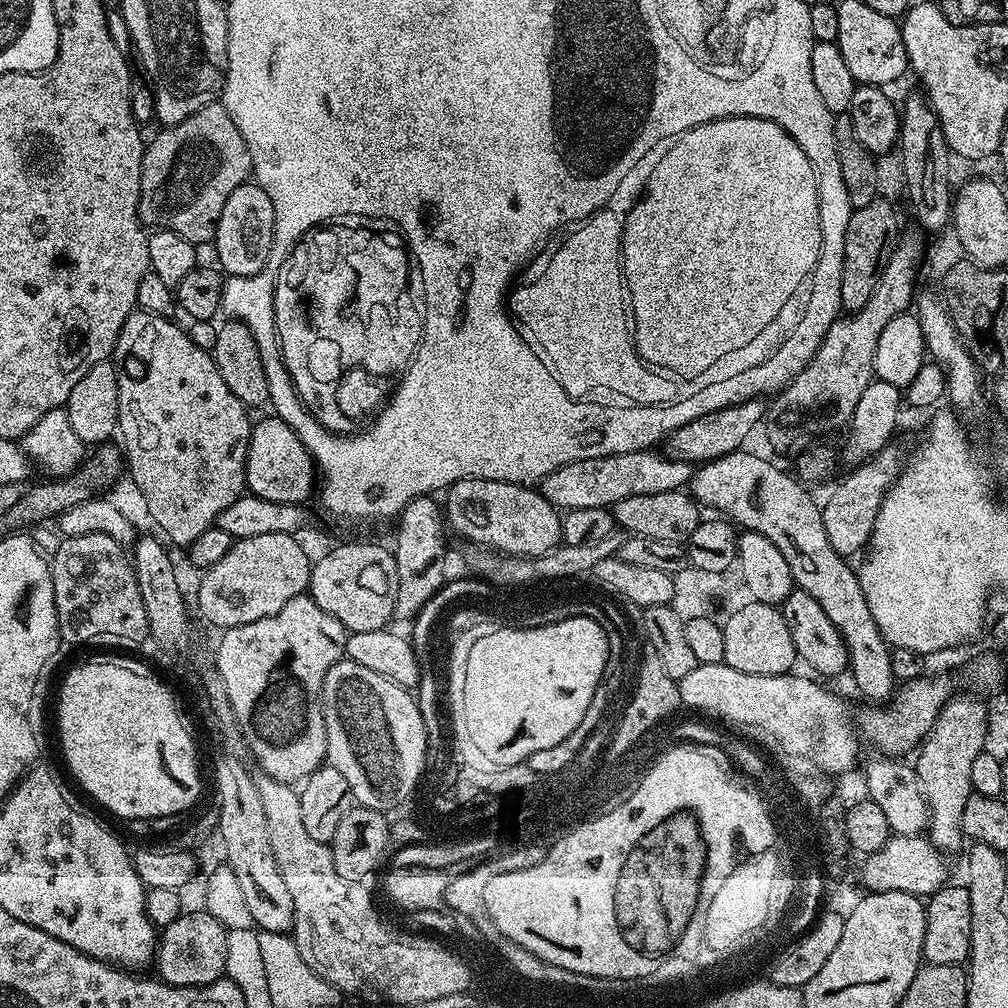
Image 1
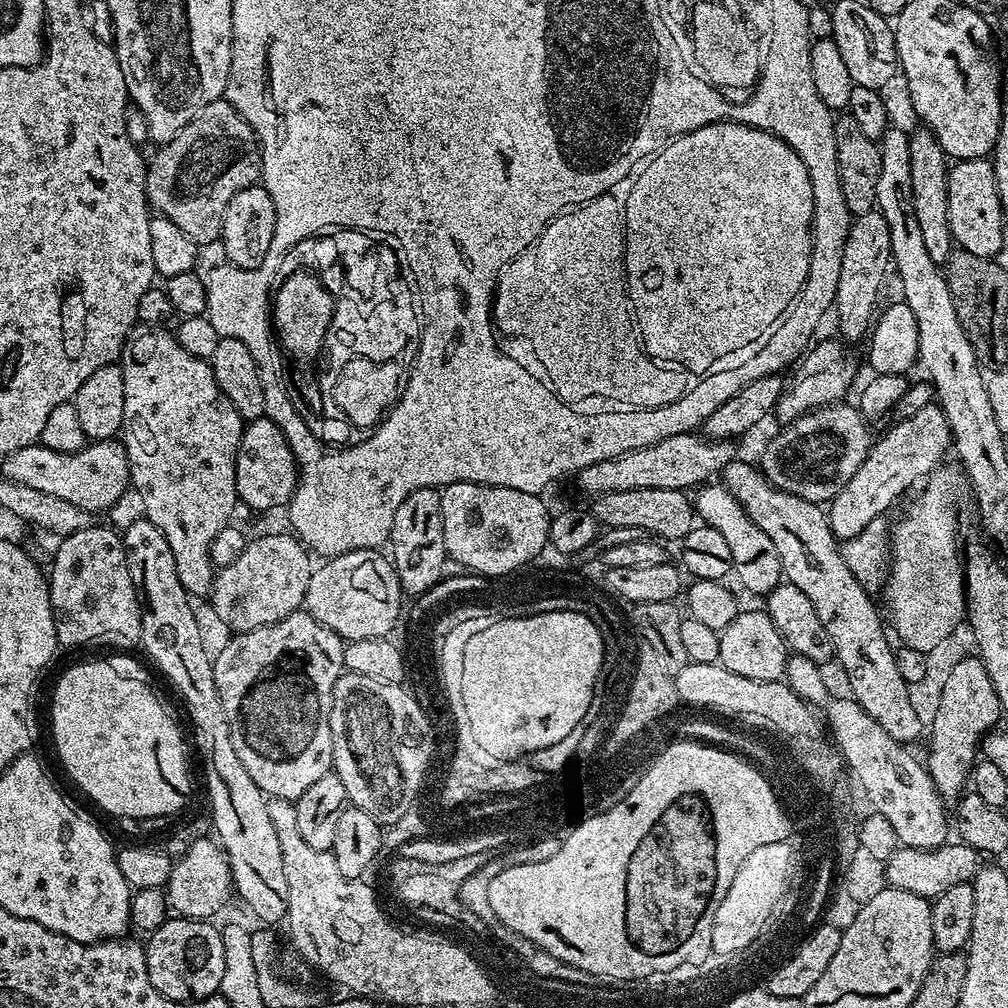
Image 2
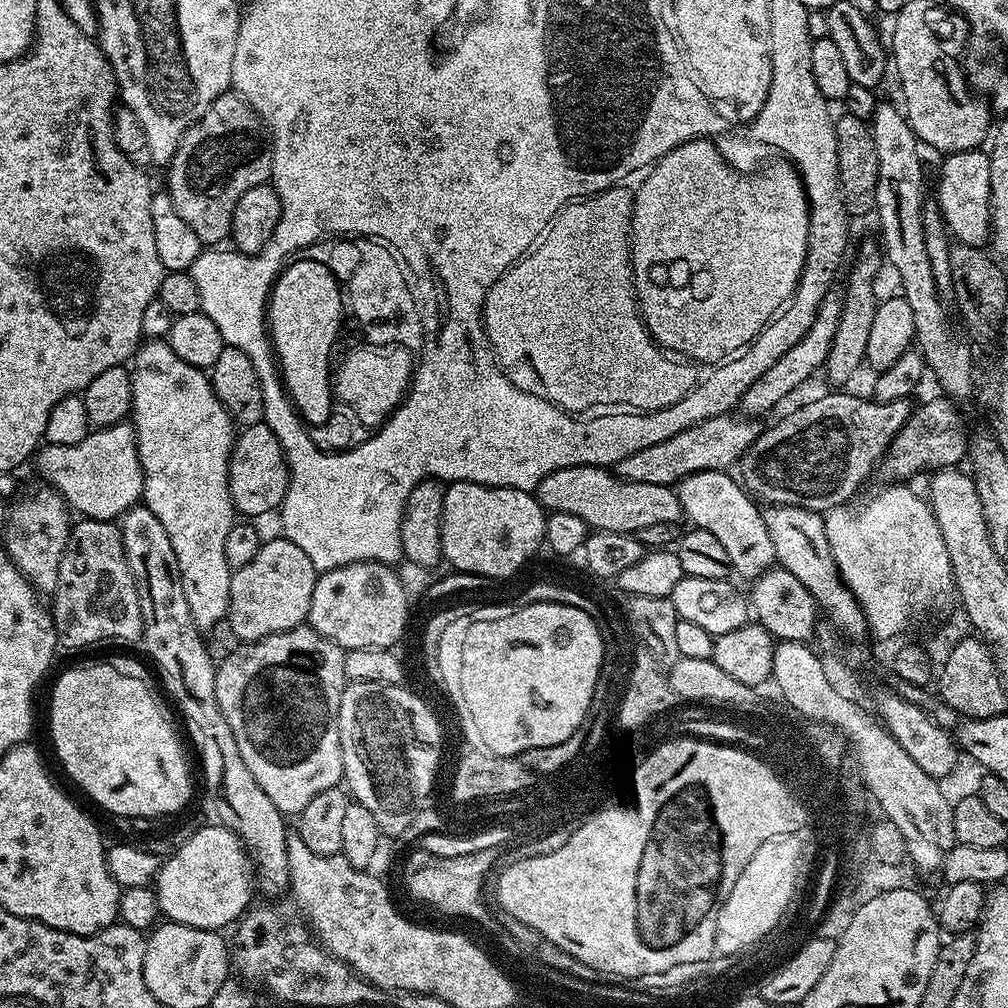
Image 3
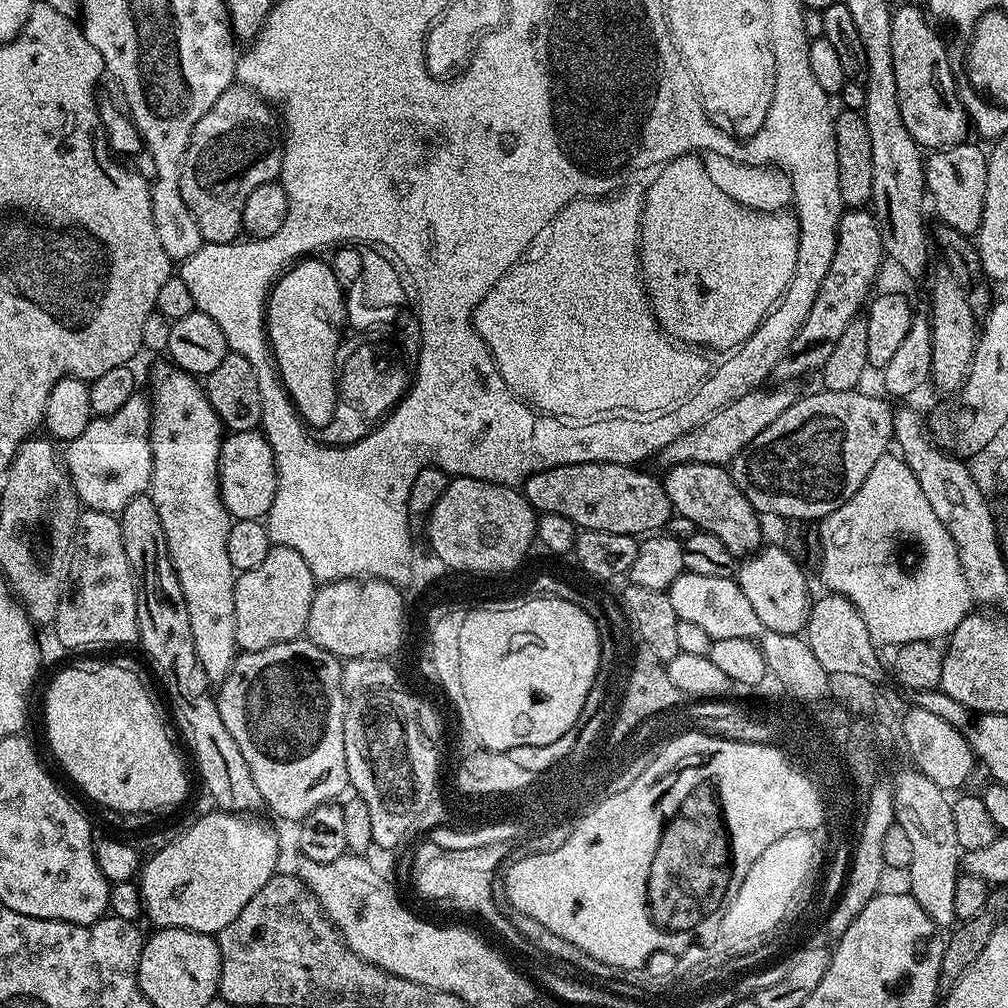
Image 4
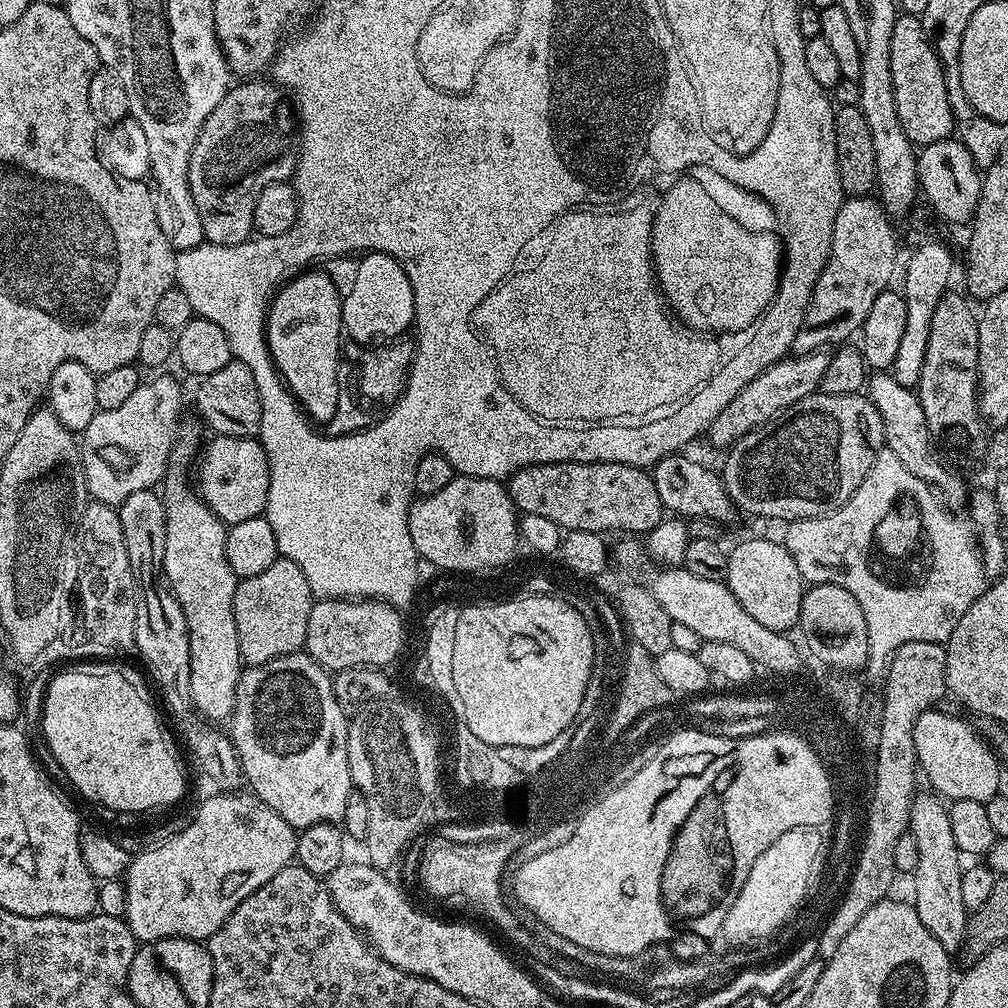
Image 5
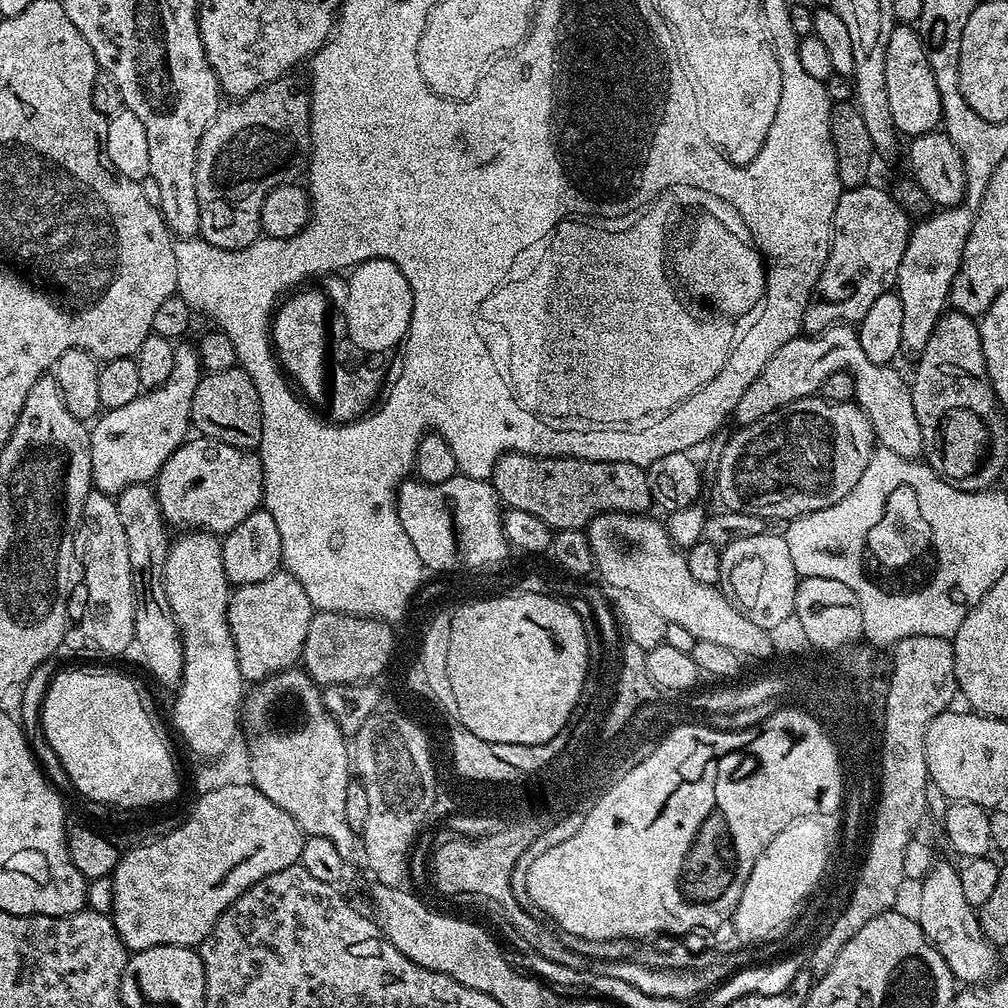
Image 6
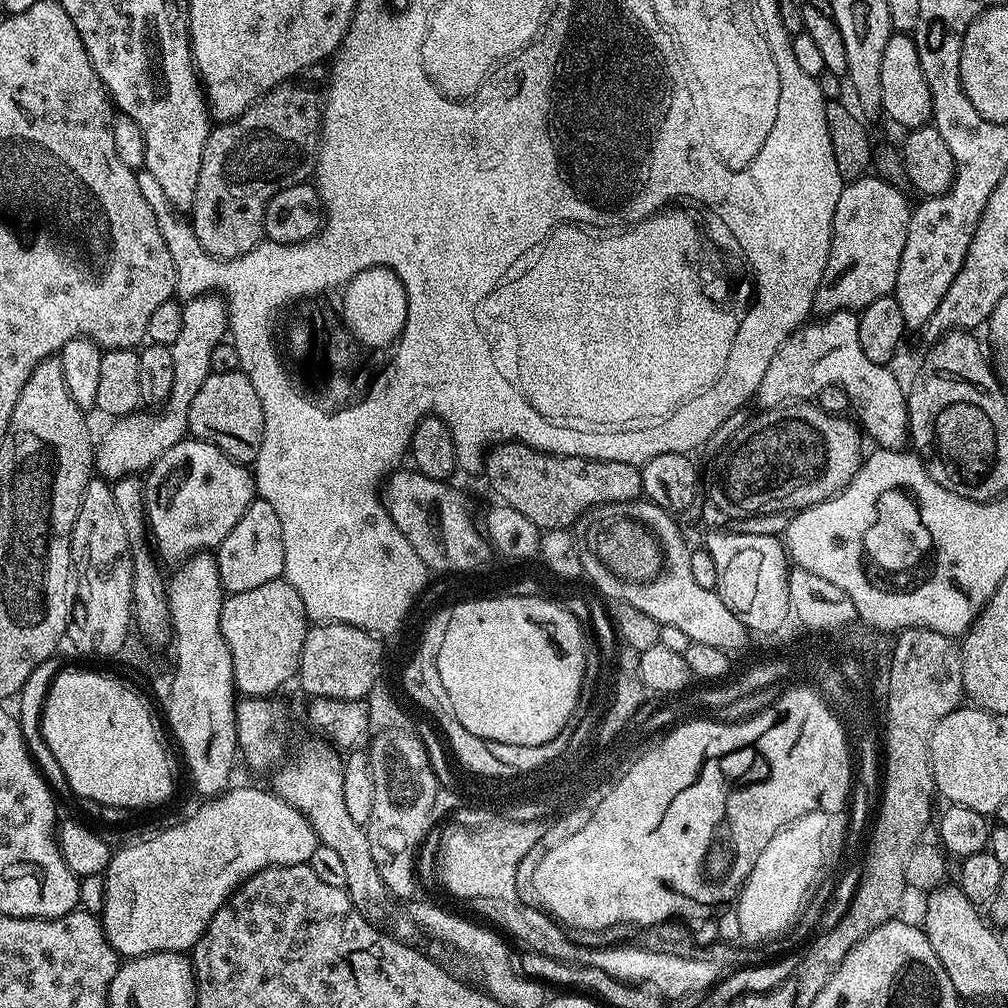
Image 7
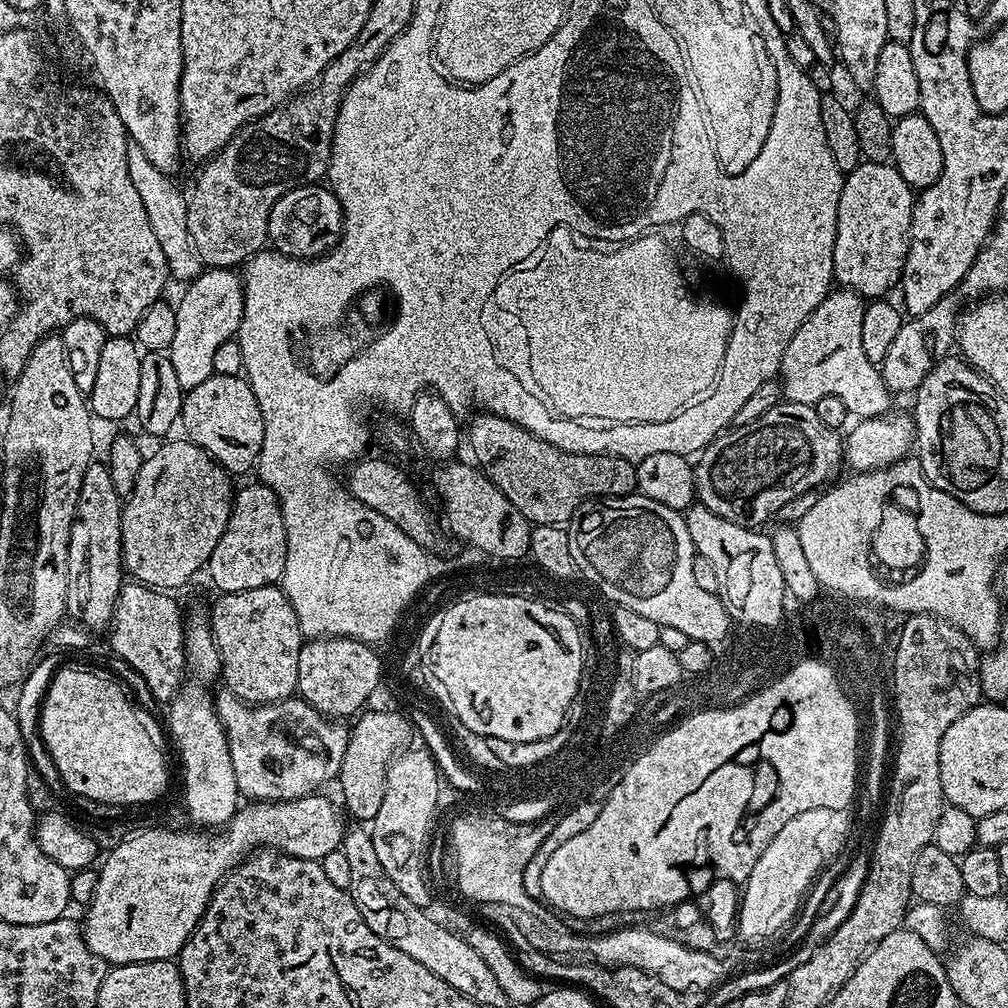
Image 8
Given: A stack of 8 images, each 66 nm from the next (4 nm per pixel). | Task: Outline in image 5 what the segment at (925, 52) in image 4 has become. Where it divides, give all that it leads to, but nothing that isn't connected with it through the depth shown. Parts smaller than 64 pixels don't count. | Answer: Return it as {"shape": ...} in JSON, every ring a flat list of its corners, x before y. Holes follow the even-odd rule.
{"shape":[[900,14,896,17,894,30,890,34,890,74,894,82,894,106,898,106,898,122,902,122,902,130,906,130,913,145,923,146,949,139,954,132,954,121,952,108,948,104,944,67,940,65,933,41,926,35,923,23,915,16]]}

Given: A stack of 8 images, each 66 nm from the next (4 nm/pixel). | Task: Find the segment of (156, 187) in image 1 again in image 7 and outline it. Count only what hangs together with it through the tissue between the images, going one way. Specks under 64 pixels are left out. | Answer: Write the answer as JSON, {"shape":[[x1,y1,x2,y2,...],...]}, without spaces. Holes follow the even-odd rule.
{"shape":[[289,82,280,84,277,88,272,88,261,100,257,100,255,104,250,105,242,115,236,116,233,120,227,122,217,123,208,133,208,141,202,150,202,170,198,170,198,190,194,194,190,223,194,234,198,238,198,242,211,256,217,256,220,260,233,260,250,250,254,250,254,246,265,239,264,215,266,214,266,206,270,202,270,198,274,198,274,194,278,194,290,186,302,184,313,179,316,171,316,153,320,150,322,100,321,97,316,97,314,89,307,88,304,84,296,83,300,82]]}

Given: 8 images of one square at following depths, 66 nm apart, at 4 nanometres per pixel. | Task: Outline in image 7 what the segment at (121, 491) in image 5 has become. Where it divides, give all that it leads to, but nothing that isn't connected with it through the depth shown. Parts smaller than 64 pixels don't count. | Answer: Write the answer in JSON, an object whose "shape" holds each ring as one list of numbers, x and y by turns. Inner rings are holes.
{"shape":[[205,294,191,297,182,310,182,334,178,342,170,345,172,355,176,357,176,377,172,392,159,410,137,410,129,416,122,416,111,421,104,441,99,441,94,452,94,468,103,479,109,482,121,480,124,476,143,473,151,468,152,463,170,446,185,439,188,432,190,402,194,394,202,390,202,382,211,376,210,354,229,335,228,305,219,294]]}

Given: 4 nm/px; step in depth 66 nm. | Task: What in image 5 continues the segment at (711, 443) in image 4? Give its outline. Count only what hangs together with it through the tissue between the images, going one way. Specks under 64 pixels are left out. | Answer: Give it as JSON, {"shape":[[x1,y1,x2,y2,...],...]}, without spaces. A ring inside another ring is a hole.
{"shape":[[824,350,811,352,805,356,792,354,762,370,762,374,758,374,754,382,738,390,738,395,727,404,726,410,722,410,718,418,714,418,714,422,707,430,706,440,716,448,727,450,737,444,743,436,750,434,750,430,770,422,785,408,812,395,820,387,820,379,828,365,828,358,829,353]]}

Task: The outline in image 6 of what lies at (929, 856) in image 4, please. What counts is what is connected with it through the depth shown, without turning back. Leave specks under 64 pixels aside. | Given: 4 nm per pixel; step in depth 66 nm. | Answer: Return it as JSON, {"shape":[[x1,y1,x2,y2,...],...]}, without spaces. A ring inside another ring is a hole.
{"shape":[[933,863,928,875,919,881,920,916,918,923,926,938,942,954,946,966,950,966,953,977,961,985,985,983,997,971,997,949,985,938,980,929,980,917,977,909,966,902,966,893,962,891,960,869,954,863],[996,968,996,969,995,969]]}

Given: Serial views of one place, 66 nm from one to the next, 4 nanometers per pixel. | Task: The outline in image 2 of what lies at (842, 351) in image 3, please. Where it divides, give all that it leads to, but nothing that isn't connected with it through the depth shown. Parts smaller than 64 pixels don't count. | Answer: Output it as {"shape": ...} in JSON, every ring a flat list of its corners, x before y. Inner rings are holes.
{"shape":[[879,210,855,217,848,231,846,246,842,250,842,274,838,278,838,294,834,305,841,341,863,341,869,335,878,315,876,303,880,300,880,287,884,284,884,275,890,272,891,264,890,226,886,226,886,218]]}

